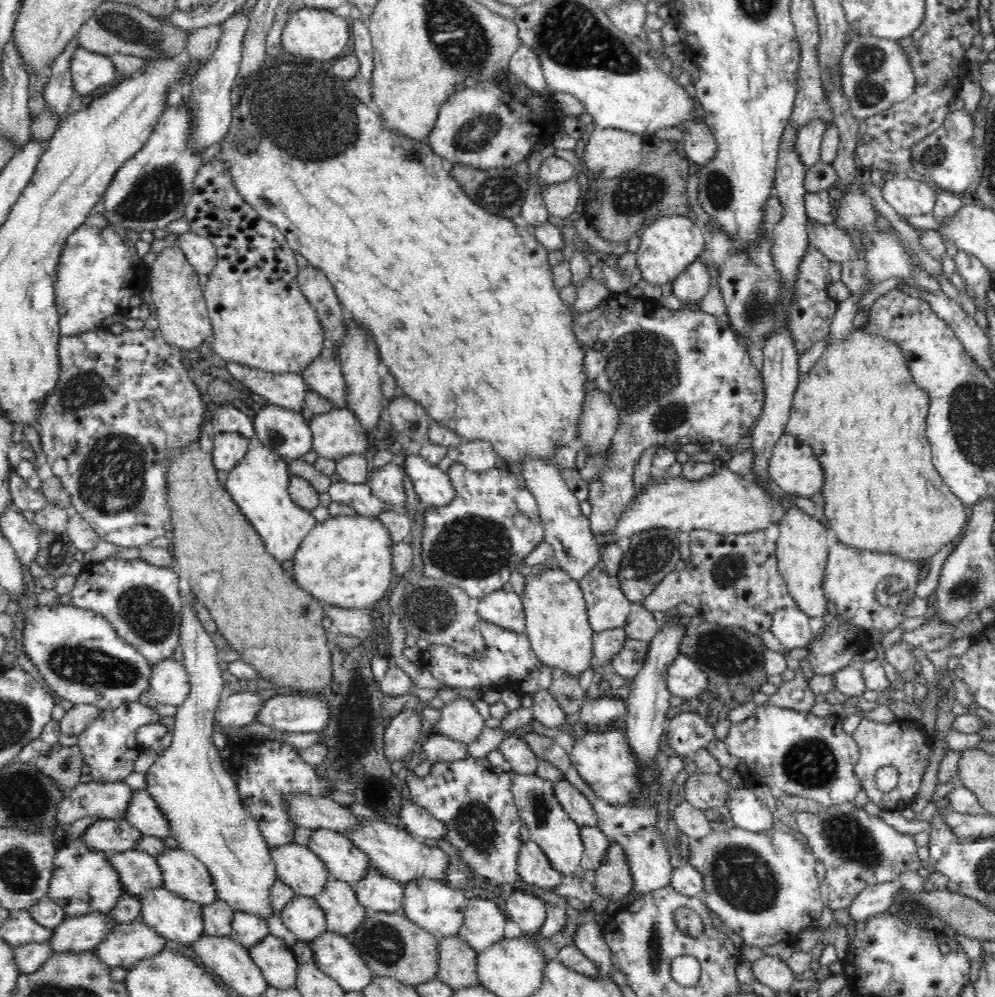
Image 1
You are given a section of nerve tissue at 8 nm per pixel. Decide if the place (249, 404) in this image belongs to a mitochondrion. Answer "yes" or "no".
no

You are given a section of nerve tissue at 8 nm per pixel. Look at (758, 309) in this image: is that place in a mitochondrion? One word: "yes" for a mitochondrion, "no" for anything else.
yes

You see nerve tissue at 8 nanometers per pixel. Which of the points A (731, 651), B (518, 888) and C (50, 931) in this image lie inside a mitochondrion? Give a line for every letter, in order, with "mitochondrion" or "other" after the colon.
A: mitochondrion
B: other
C: other

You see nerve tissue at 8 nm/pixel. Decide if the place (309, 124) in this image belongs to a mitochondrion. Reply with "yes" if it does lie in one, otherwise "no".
yes

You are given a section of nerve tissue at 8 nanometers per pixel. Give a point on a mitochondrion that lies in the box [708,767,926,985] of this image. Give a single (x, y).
(844, 834)

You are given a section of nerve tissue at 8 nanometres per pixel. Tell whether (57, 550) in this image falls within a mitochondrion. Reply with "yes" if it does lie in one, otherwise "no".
yes

